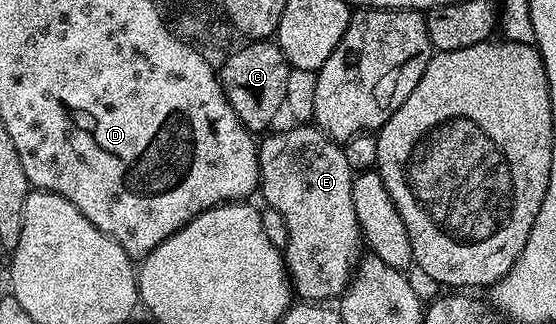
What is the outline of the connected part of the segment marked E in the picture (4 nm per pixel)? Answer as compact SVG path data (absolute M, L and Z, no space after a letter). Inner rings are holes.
M314 123L299 124L284 132L272 131L258 141L259 186L263 192L263 204L277 210L285 218L285 230L289 230L289 242L285 249L287 274L291 277L294 295L303 302L331 302L342 296L359 267L365 243L359 229L357 214L353 208L353 173L343 153L343 144L332 140Z

